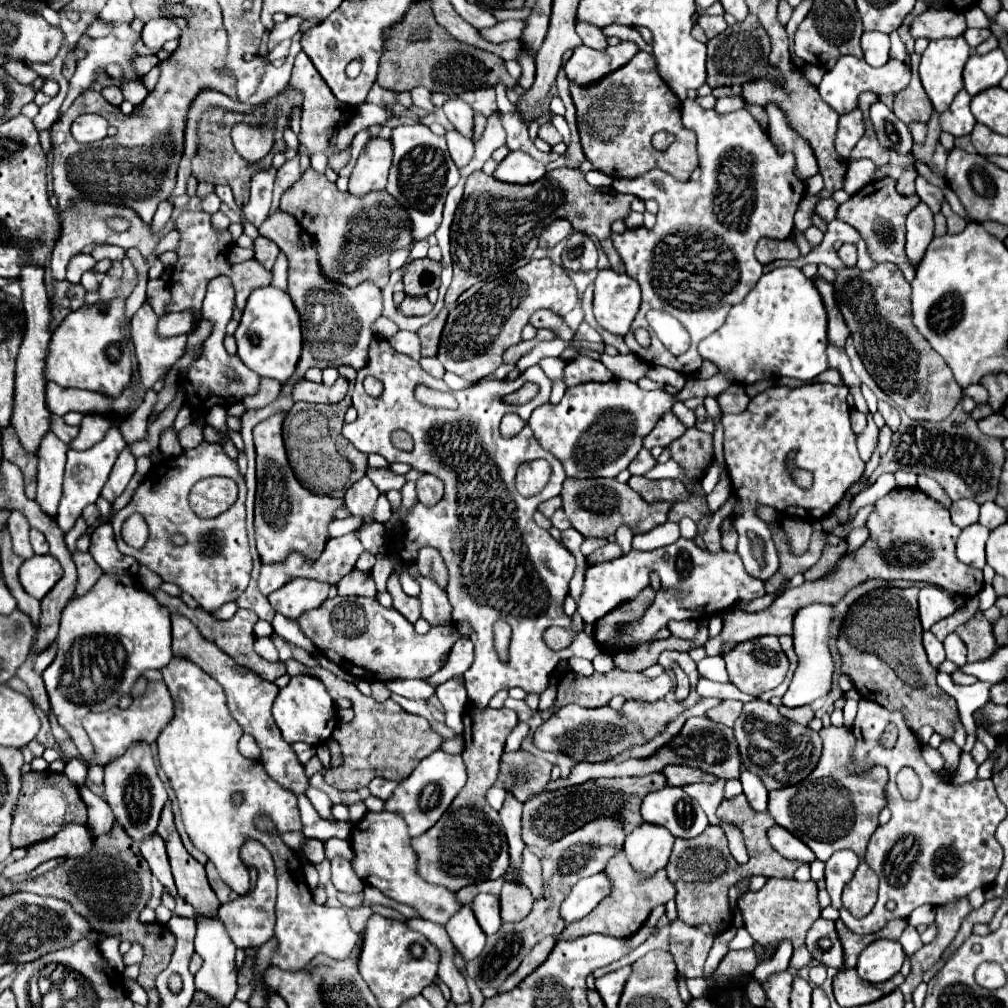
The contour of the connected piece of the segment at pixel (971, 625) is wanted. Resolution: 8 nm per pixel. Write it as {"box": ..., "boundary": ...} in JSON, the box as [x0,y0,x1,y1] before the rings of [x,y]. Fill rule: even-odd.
{"box":[956,617,998,661],"boundary":[[[972,617],[968,623],[960,625],[956,629],[956,635],[966,643],[968,647],[968,661],[980,661],[986,659],[988,655],[992,655],[992,651],[996,651],[998,643],[996,639],[992,639],[992,623],[988,619],[980,617]]]}

